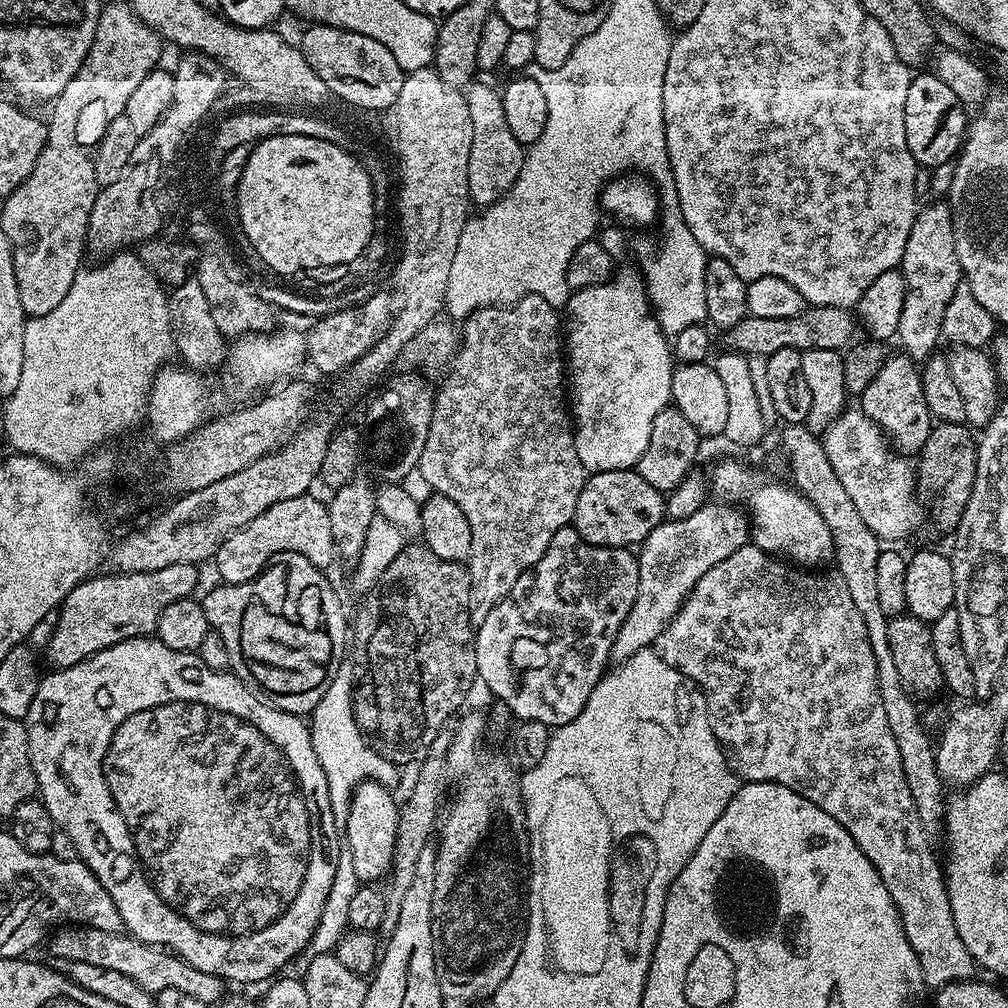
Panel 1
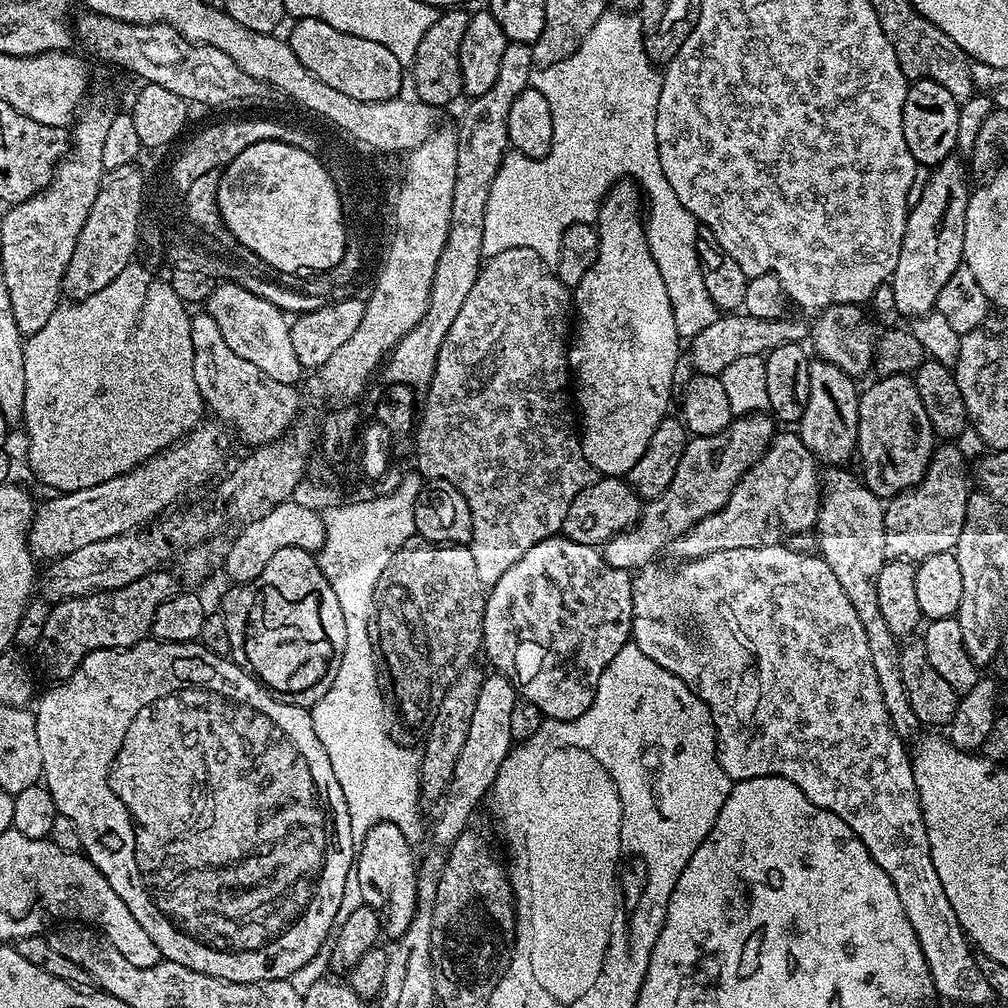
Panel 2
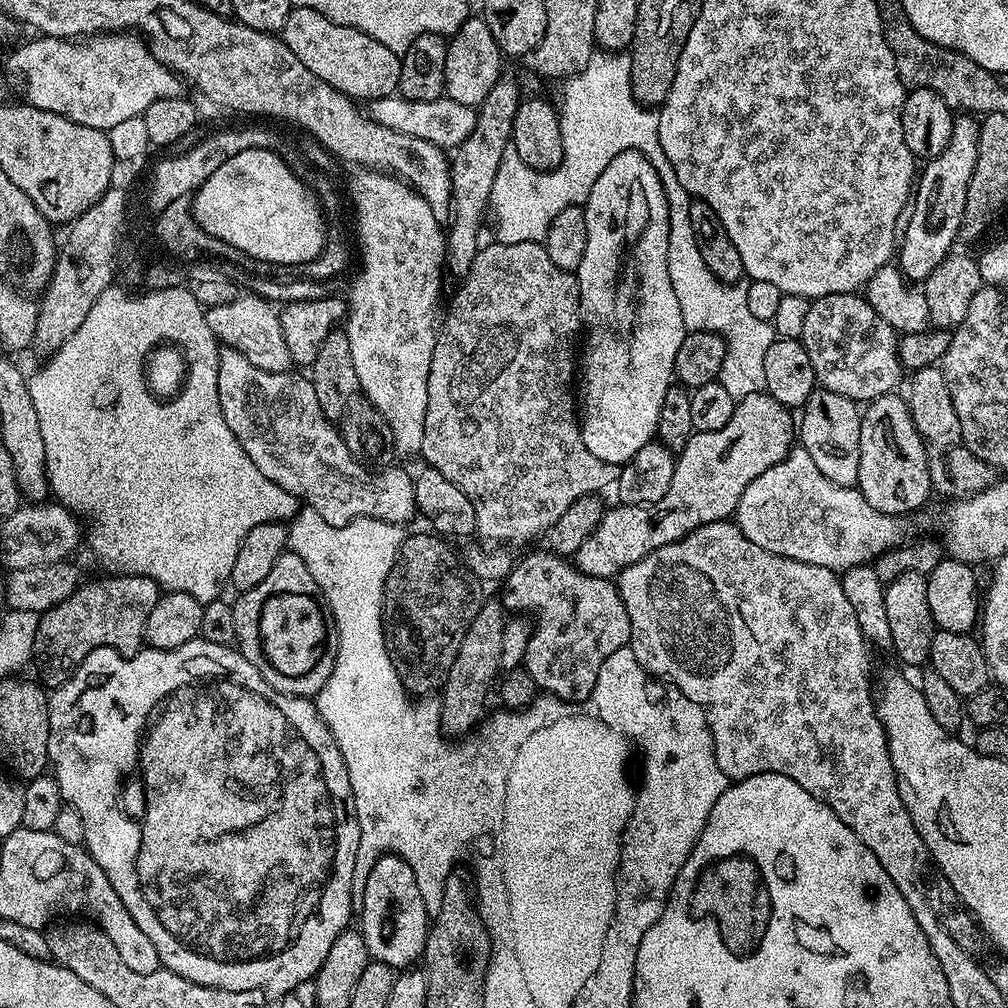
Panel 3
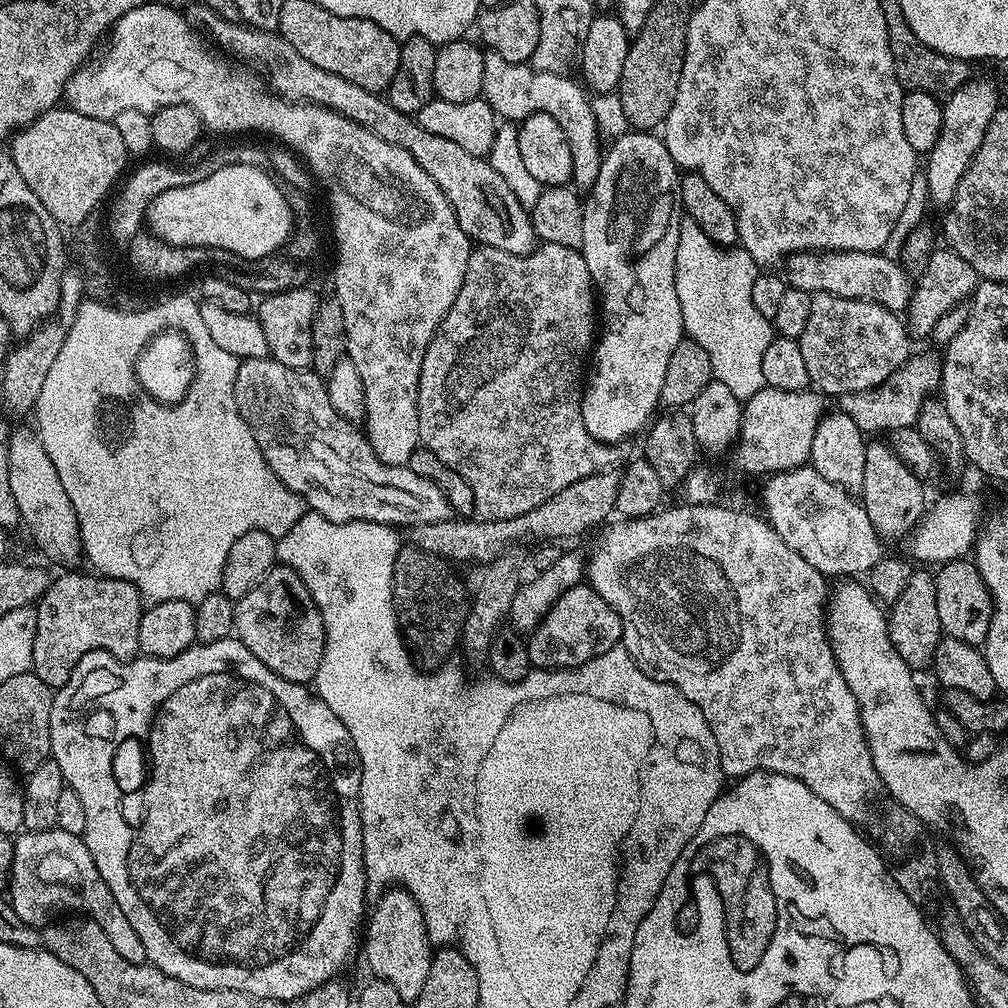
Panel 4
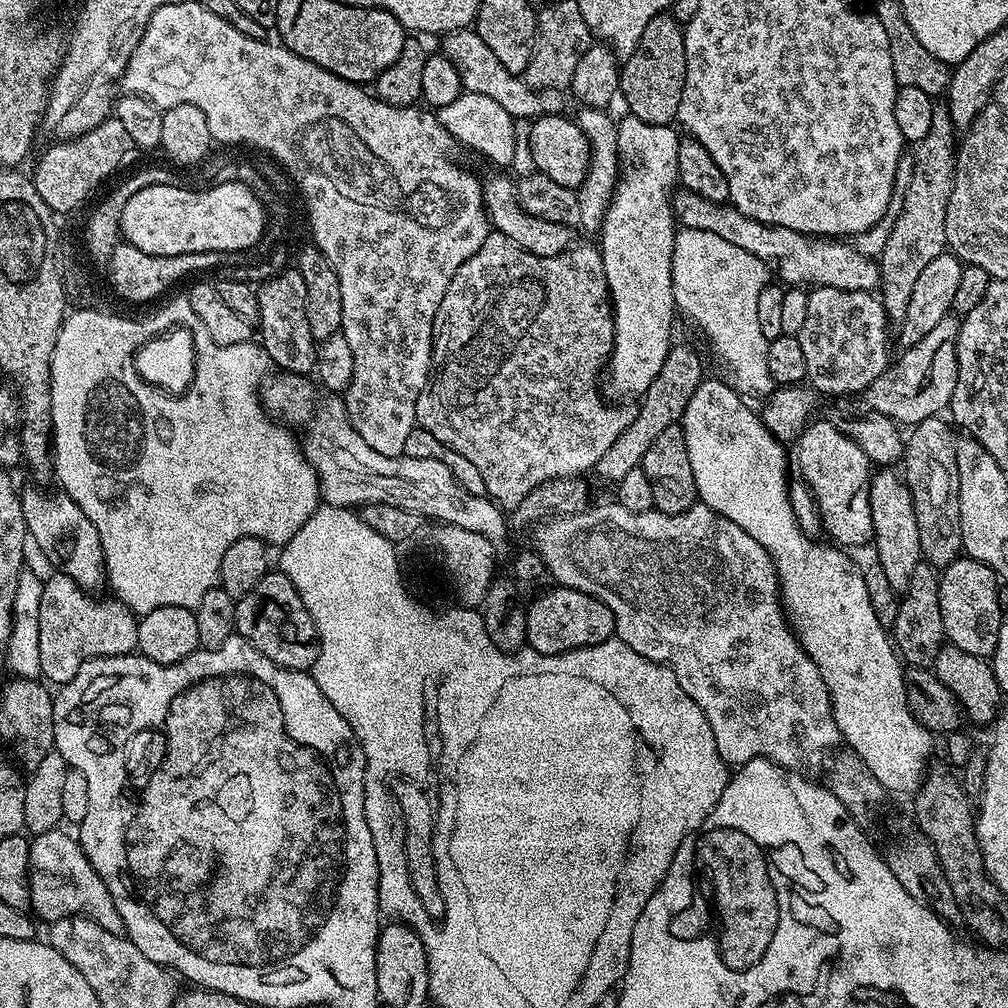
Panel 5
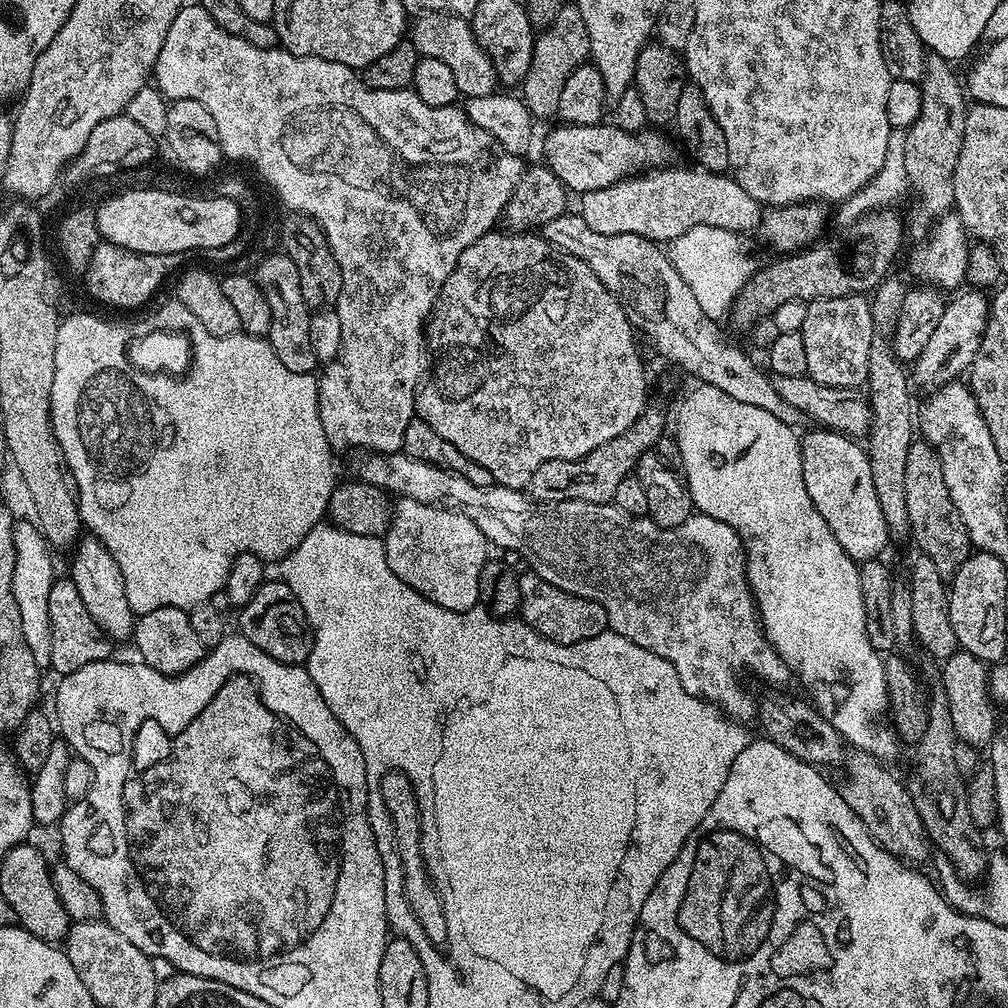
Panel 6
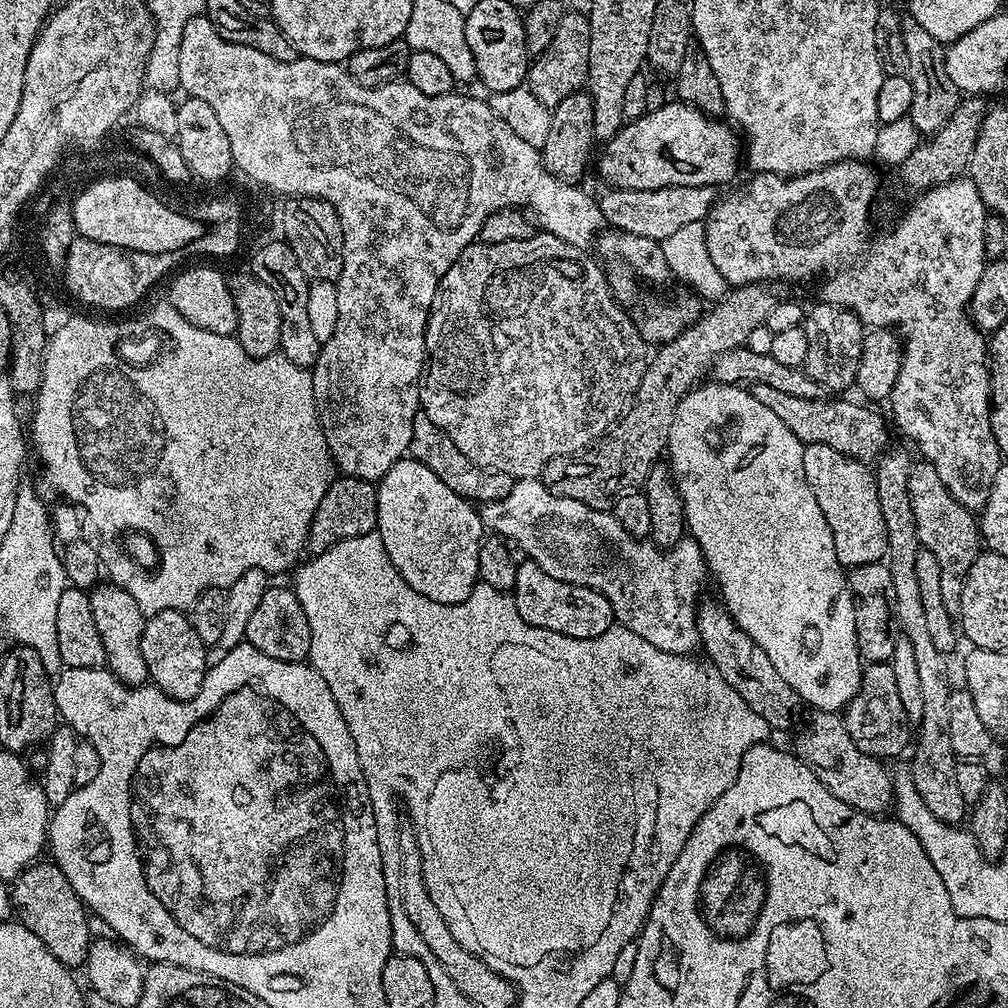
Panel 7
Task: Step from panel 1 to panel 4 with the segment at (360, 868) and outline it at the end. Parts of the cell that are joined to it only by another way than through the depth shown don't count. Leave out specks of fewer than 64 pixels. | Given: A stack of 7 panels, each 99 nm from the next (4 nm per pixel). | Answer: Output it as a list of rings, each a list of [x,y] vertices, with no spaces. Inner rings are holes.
[[[399,886],[389,887],[375,901],[376,909],[371,909],[362,932],[362,952],[368,959],[371,975],[385,980],[398,990],[398,998],[406,1002],[415,1002],[422,994],[422,985],[426,983],[426,974],[430,974],[430,962],[434,945],[428,939],[426,922],[418,902]]]

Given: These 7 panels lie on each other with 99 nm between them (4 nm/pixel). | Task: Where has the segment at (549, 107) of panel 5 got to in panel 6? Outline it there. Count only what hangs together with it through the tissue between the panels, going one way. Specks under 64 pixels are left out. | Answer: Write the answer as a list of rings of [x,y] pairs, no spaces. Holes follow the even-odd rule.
[[[426,12],[417,15],[410,24],[410,42],[420,56],[438,58],[454,74],[458,90],[464,98],[482,98],[497,91],[496,71],[490,58],[478,46],[472,33],[472,25],[465,17],[452,12]]]

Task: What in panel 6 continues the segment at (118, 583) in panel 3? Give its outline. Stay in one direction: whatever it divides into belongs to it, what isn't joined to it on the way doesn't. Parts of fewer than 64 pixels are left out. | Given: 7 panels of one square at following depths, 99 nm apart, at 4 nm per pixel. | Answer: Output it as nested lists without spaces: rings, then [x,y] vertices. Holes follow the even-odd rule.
[[[70,578],[53,579],[50,586],[50,654],[47,663],[63,678],[74,674],[74,670],[82,670],[82,666],[90,666],[94,662],[102,662],[113,655],[113,641],[105,636],[104,631],[90,618],[86,606],[82,606],[82,598],[78,598],[78,590]]]

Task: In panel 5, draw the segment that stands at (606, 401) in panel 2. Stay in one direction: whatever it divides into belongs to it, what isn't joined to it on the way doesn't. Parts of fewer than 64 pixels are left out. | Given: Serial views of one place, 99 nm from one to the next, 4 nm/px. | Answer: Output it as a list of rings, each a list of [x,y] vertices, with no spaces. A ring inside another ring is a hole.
[[[624,114],[624,117],[619,117],[616,129],[618,130],[618,154],[620,155],[620,178],[616,181],[616,189],[612,191],[612,201],[608,204],[608,209],[604,215],[604,221],[600,227],[598,233],[598,247],[600,249],[600,257],[602,258],[602,266],[604,267],[604,273],[606,274],[606,282],[608,283],[608,294],[612,297],[612,317],[614,318],[614,342],[615,346],[612,347],[612,359],[610,361],[610,373],[612,372],[612,392],[616,396],[633,396],[633,398],[639,398],[643,396],[644,391],[650,386],[650,382],[654,382],[654,378],[658,378],[658,370],[662,370],[662,362],[666,362],[666,354],[672,349],[674,343],[674,337],[672,337],[672,312],[677,311],[676,299],[672,293],[672,259],[674,258],[674,238],[678,231],[678,221],[675,216],[672,214],[672,197],[674,195],[674,189],[678,184],[678,146],[681,142],[681,137],[676,136],[677,129],[675,127],[666,125],[666,124],[651,124],[650,122],[642,122],[642,118],[633,116],[631,114]]]

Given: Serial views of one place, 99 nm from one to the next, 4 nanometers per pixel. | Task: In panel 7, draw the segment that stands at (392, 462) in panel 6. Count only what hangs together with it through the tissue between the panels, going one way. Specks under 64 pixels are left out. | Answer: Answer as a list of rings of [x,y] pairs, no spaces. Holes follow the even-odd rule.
[[[538,478],[517,479],[506,498],[480,504],[478,511],[485,529],[499,534],[517,549],[520,547],[525,552],[523,555],[542,566],[550,578],[581,584],[601,592],[606,602],[610,602],[615,623],[619,627],[634,630],[634,634],[638,634],[638,638],[646,638],[650,646],[658,646],[660,650],[672,654],[686,656],[697,651],[700,635],[696,625],[696,610],[702,600],[700,591],[704,588],[704,579],[707,581],[710,573],[695,540],[685,538],[669,548],[657,548],[651,539],[631,536],[611,511],[591,508],[574,498],[550,494],[550,490],[546,490]]]

